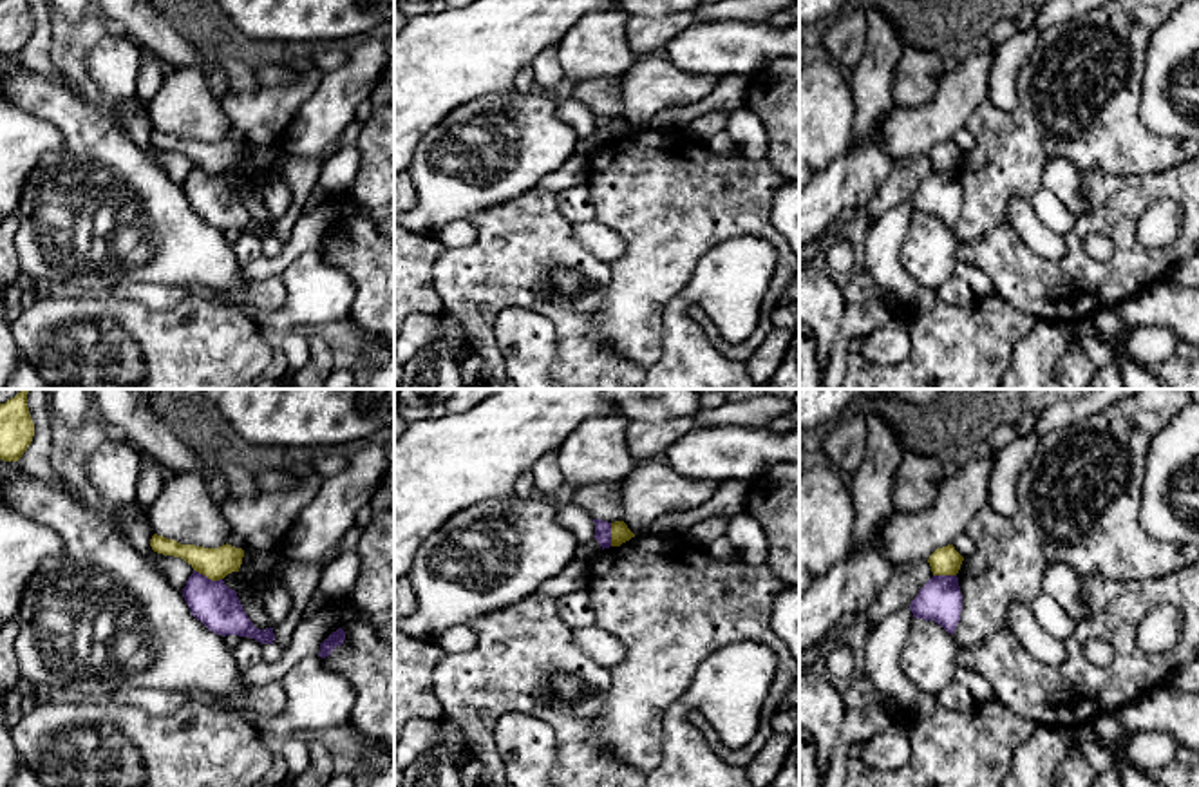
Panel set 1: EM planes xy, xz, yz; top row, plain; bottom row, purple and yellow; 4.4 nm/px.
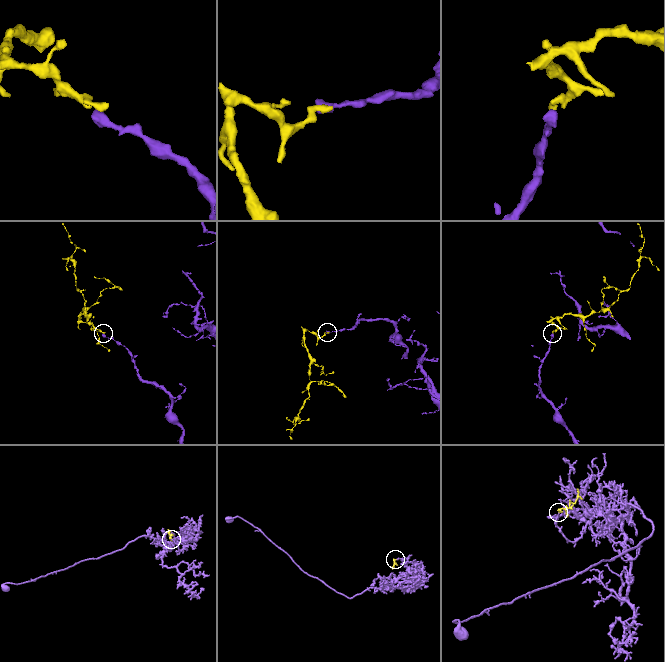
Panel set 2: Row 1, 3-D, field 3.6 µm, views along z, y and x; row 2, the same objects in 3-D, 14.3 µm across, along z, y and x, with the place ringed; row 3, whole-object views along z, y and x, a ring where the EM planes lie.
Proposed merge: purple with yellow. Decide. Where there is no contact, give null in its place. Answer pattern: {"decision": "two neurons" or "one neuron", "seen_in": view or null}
{"decision": "two neurons", "seen_in": "xy"}

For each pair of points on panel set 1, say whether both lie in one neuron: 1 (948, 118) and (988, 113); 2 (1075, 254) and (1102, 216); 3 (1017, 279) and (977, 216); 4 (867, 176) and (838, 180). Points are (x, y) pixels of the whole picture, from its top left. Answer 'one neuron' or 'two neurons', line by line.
1: two neurons
2: one neuron
3: two neurons
4: one neuron

